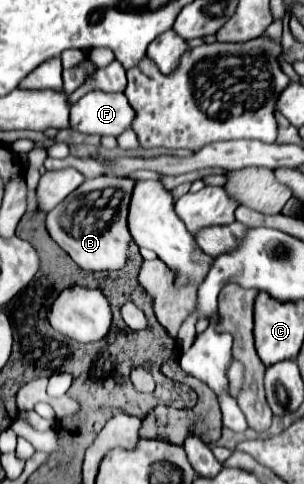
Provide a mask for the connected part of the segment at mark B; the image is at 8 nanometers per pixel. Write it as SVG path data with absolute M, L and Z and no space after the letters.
M101 175L87 179L61 205L47 215L47 229L53 241L87 271L117 271L127 265L127 251L133 237L127 227L129 203L135 189L133 179Z

